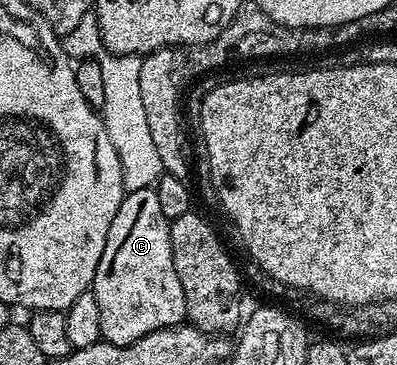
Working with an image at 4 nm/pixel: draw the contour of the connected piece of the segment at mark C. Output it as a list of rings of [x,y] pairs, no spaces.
[[[156,187],[126,191],[115,218],[111,218],[111,230],[107,230],[107,246],[103,246],[103,258],[95,266],[95,278],[91,291],[99,302],[99,326],[106,344],[130,344],[141,340],[160,328],[175,328],[186,319],[183,286],[179,274],[175,274],[175,262],[171,254],[171,221],[159,206]]]

